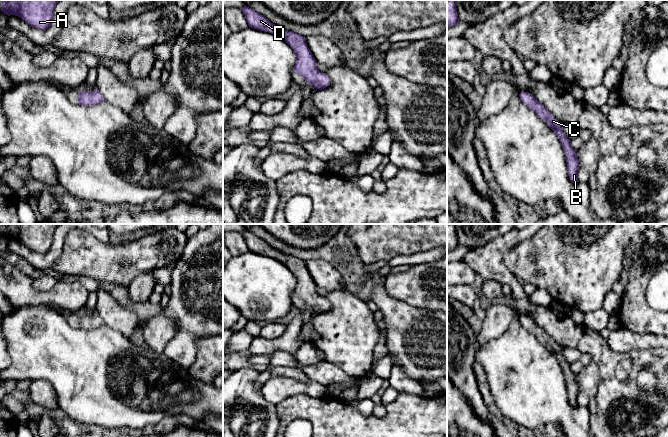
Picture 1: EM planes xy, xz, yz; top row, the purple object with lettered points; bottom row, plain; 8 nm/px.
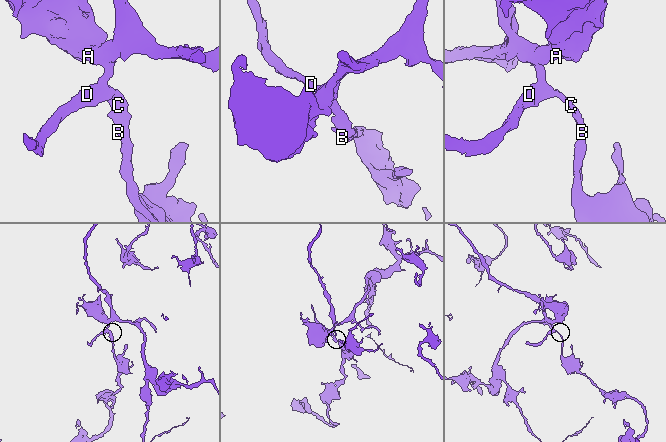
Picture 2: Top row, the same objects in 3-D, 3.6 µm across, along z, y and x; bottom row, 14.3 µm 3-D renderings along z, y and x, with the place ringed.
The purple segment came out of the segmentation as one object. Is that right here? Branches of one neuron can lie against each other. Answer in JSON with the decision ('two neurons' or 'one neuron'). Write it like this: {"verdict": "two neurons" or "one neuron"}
{"verdict": "one neuron"}

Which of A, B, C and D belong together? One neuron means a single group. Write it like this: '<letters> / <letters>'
A B C D

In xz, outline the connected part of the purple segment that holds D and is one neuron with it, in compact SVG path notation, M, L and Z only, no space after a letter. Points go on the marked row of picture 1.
M245 6L241 9L248 22L248 26L260 31L269 32L285 41L296 55L296 63L293 72L302 76L306 82L314 88L322 90L330 85L330 79L326 73L321 73L317 68L317 61L308 48L305 37L285 30L271 23L263 15Z

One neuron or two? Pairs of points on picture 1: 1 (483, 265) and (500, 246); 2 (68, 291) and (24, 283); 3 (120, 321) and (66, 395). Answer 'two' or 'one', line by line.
1: one
2: one
3: two

